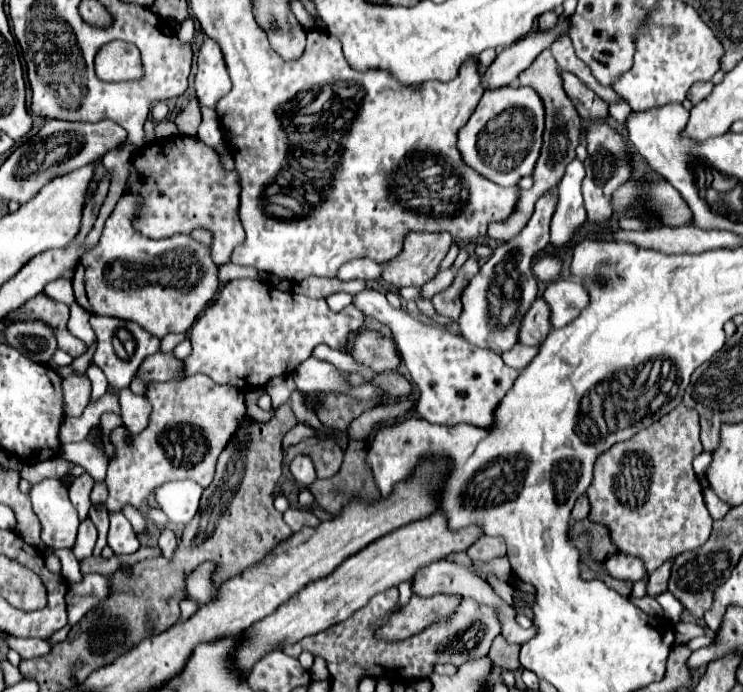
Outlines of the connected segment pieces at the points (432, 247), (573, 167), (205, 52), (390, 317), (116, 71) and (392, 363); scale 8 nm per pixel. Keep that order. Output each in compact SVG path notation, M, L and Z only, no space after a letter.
M410 231L404 237L402 249L400 253L382 263L382 279L394 287L422 287L426 281L430 281L438 271L440 271L440 263L444 261L448 249L450 249L452 237L448 233L428 233L428 231Z
M574 159L558 185L560 201L550 225L550 243L554 247L570 245L574 235L586 223L586 209L582 197L582 179L584 179L584 163Z
M206 39L198 53L198 73L194 79L196 95L202 105L216 109L216 103L230 91L230 77L226 73L218 43Z
M372 287L356 293L352 305L358 307L364 315L374 317L390 327L402 359L412 375L412 381L418 385L420 397L416 403L416 411L422 419L440 425L468 423L484 429L492 425L492 413L498 401L506 395L506 391L514 385L518 377L518 371L506 367L500 355L490 353L490 349L466 345L462 337L444 329L442 325L426 323L402 309L394 309L386 301L386 297Z
M110 41L96 53L94 67L97 76L106 82L127 81L142 75L138 49L124 41Z
M362 329L354 343L350 343L350 355L354 355L356 361L372 367L374 371L386 371L396 369L400 365L400 357L396 353L394 341L384 339L376 331Z

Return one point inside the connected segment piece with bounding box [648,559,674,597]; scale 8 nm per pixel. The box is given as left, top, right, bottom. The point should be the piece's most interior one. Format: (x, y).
(657, 583)

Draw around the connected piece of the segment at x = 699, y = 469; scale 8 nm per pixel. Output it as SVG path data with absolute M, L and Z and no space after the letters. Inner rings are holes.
M702 451L700 455L694 457L692 467L694 467L694 471L696 471L698 477L704 477L704 471L706 471L706 465L708 465L708 463L710 463L710 453L706 453L706 451Z

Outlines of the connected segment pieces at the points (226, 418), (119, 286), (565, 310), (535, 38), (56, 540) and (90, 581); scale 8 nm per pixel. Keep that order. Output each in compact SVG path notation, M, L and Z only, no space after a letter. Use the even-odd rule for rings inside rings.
M206 375L186 377L182 381L150 383L146 397L152 403L150 423L142 433L132 437L132 445L128 447L124 443L124 435L128 433L124 427L118 427L112 431L116 455L114 455L114 459L110 459L106 473L106 485L108 485L106 507L108 507L108 511L120 511L124 503L132 503L134 507L140 507L146 503L146 497L150 495L152 489L156 489L168 481L190 479L202 487L208 487L214 477L214 465L216 465L218 455L230 443L234 433L240 429L240 425L250 421L250 415L246 413L246 405L244 405L244 395L238 393L238 389L230 389L230 385L218 385L218 383L210 381L210 377L206 377Z
M130 195L118 201L112 215L106 219L98 247L80 259L72 279L76 301L88 313L134 321L158 339L168 333L186 333L198 313L216 297L220 285L216 277L218 267L210 259L210 251L188 235L154 241L134 231L130 219L136 201L138 199ZM78 271L84 275L84 289L78 287ZM162 271L180 271L180 287L154 283L160 281Z
M558 279L550 283L544 291L544 299L550 305L552 311L552 327L562 327L568 325L582 309L590 305L590 295L588 289L584 289L582 283L578 281L564 281Z
M564 19L550 31L532 29L526 37L522 37L522 41L516 41L496 55L494 63L482 73L482 87L492 91L516 83L518 73L530 67L534 57L538 57L542 49L550 47L552 41L562 33L568 33L568 19Z
M44 479L42 483L32 485L30 499L34 513L42 523L44 545L54 549L72 549L80 519L62 481Z
M84 573L82 581L70 583L66 593L68 603L68 621L76 625L90 609L96 609L98 603L108 597L110 587L108 579L98 573Z

